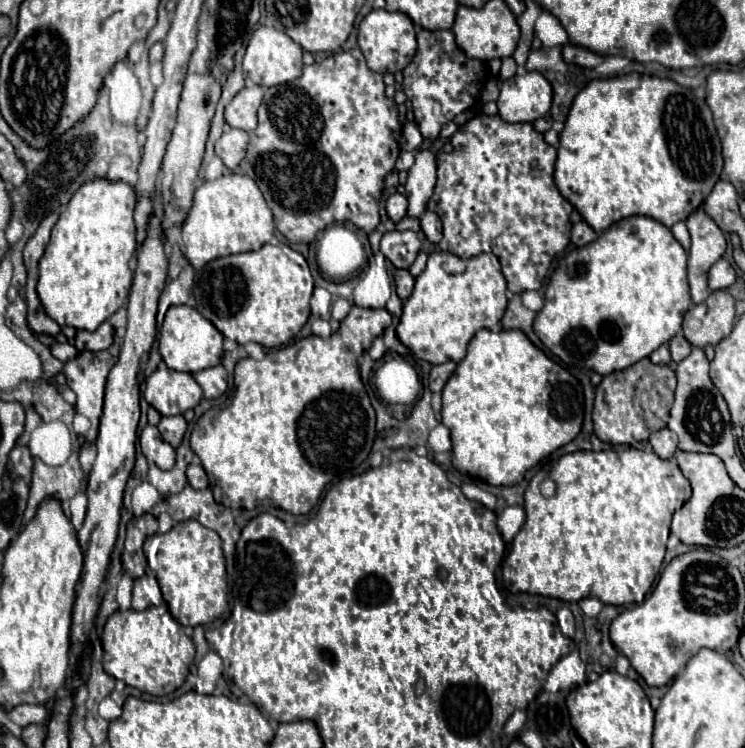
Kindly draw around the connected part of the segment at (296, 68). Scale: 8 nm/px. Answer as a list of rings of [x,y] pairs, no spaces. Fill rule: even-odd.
[[[260,26],[248,40],[246,54],[242,60],[242,72],[258,86],[276,86],[296,80],[302,72],[302,48],[284,32],[268,26]]]

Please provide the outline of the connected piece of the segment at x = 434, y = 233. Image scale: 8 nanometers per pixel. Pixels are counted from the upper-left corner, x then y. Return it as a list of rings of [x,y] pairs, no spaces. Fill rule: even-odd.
[[[424,212],[420,216],[420,222],[422,222],[422,232],[426,234],[426,238],[432,244],[438,244],[442,240],[442,224],[440,224],[440,218],[434,212]]]

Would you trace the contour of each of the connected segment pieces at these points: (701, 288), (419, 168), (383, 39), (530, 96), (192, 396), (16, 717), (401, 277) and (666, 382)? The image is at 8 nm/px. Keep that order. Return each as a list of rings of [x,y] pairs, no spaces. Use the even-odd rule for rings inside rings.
[[[698,208],[688,216],[686,220],[692,244],[688,252],[688,280],[690,280],[690,292],[692,302],[700,304],[708,298],[708,270],[710,266],[722,258],[726,250],[726,238],[722,230],[716,226],[716,222]]]
[[[430,148],[418,150],[406,182],[406,198],[410,204],[408,216],[420,216],[426,210],[426,202],[432,196],[434,184],[436,184],[436,154]]]
[[[384,8],[372,10],[370,14],[364,16],[364,20],[358,26],[358,46],[368,62],[368,68],[374,72],[398,72],[402,70],[408,60],[412,60],[416,52],[416,34],[414,34],[414,24],[404,12],[388,12]]]
[[[540,72],[516,74],[502,82],[498,96],[498,114],[504,122],[534,122],[548,114],[552,104],[552,86]]]
[[[164,362],[146,378],[144,398],[162,416],[184,414],[202,400],[202,388],[188,372],[170,370]]]
[[[18,706],[12,712],[8,712],[8,718],[18,726],[28,726],[32,722],[46,722],[48,710],[46,706]]]
[[[396,270],[394,272],[394,284],[396,284],[396,294],[400,300],[406,300],[412,294],[414,288],[414,278],[410,276],[408,270]]]
[[[650,358],[636,362],[634,366],[612,372],[602,378],[596,388],[596,400],[592,410],[594,434],[608,444],[628,444],[634,448],[644,448],[648,436],[668,424],[668,410],[674,400],[676,374],[670,366],[656,366]],[[644,404],[644,420],[642,420]]]

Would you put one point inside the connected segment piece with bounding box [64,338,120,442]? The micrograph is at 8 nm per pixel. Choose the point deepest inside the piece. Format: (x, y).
(86, 374)

